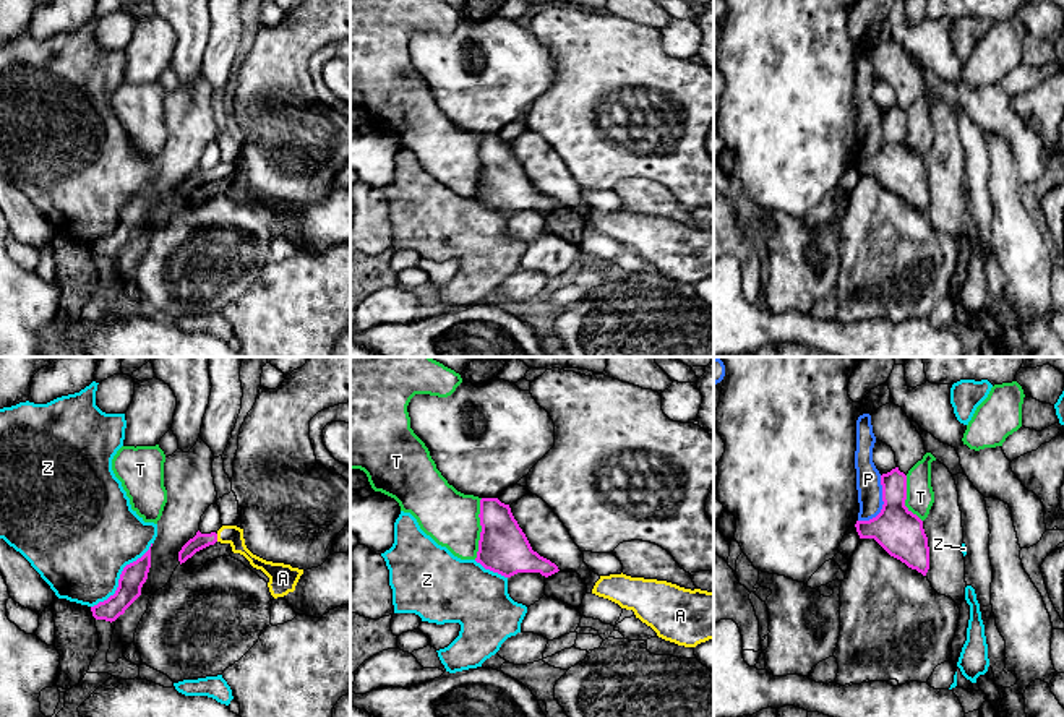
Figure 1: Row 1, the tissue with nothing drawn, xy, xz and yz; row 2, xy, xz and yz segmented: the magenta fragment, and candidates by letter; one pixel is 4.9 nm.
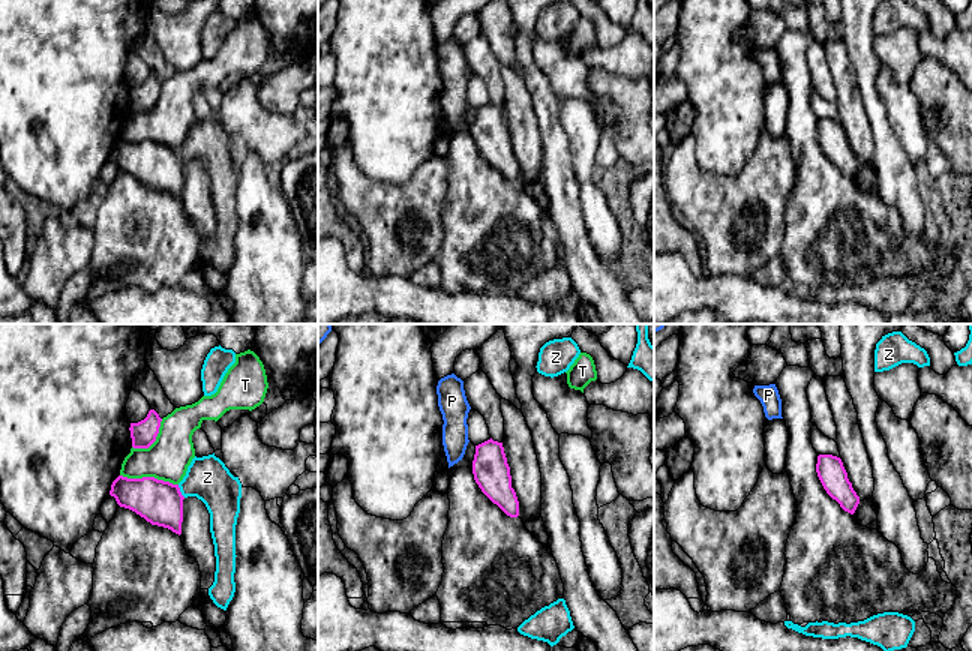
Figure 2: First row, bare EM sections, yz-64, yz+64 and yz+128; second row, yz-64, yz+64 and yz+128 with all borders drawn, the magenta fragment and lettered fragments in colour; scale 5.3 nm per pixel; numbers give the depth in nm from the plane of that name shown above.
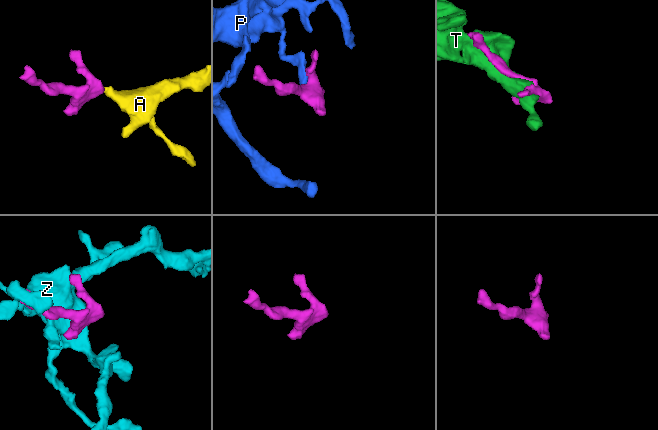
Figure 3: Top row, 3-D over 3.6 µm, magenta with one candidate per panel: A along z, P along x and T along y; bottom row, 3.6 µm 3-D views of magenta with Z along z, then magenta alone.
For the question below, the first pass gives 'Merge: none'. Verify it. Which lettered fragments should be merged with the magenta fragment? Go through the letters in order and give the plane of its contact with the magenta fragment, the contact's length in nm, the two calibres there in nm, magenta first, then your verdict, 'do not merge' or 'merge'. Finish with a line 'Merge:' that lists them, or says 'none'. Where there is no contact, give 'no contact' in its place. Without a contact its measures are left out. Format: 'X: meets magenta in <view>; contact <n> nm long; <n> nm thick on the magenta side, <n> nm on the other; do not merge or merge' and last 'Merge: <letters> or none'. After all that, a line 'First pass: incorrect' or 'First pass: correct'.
A: meets magenta in xy; contact 40 nm long; 80 nm thick on the magenta side, 100 nm on the other; merge
P: meets magenta in yz; contact 260 nm long; 220 nm thick on the magenta side, 130 nm on the other; do not merge
T: meets magenta in xz; contact 300 nm long; 240 nm thick on the magenta side, 280 nm on the other; do not merge
Z: meets magenta in xy; contact 440 nm long; 120 nm thick on the magenta side, 480 nm on the other; do not merge
Merge: A
First pass: incorrect

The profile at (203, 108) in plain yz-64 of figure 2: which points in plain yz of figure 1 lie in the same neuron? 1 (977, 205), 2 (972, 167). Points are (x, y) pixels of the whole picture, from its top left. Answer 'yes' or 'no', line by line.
1: no
2: no

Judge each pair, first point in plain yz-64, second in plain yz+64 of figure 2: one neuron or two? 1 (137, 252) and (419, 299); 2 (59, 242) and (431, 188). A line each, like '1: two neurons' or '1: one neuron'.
1: two neurons
2: one neuron

